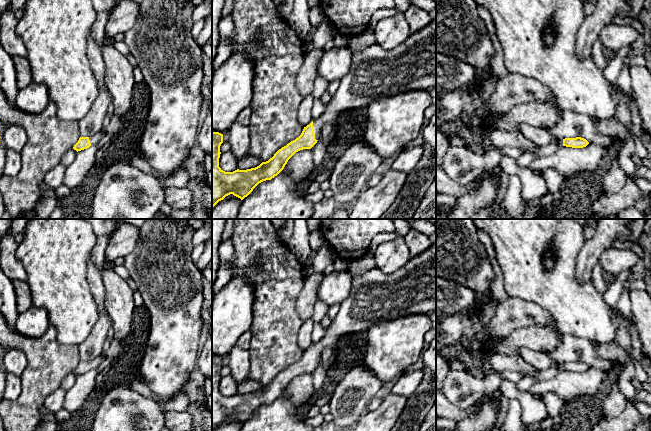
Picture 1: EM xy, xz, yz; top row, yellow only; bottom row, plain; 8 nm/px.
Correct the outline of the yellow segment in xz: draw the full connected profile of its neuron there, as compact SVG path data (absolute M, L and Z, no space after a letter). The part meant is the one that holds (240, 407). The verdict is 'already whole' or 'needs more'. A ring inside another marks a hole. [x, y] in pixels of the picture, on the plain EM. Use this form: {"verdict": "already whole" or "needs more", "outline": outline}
{"verdict": "needs more", "outline": "M432 243L424 253L411 257L403 267L392 274L386 274L375 267L364 274L353 276L349 297L340 303L340 309L323 339L314 343L304 351L298 362L279 373L272 382L259 390L233 396L223 395L219 391L223 358L212 356L212 431L230 418L243 424L259 407L277 400L296 376L311 373L322 362L324 348L334 349L343 336L366 332L371 326L414 314L427 315L432 326L436 327L436 243Z"}

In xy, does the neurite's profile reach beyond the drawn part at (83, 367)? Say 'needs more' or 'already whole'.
needs more

